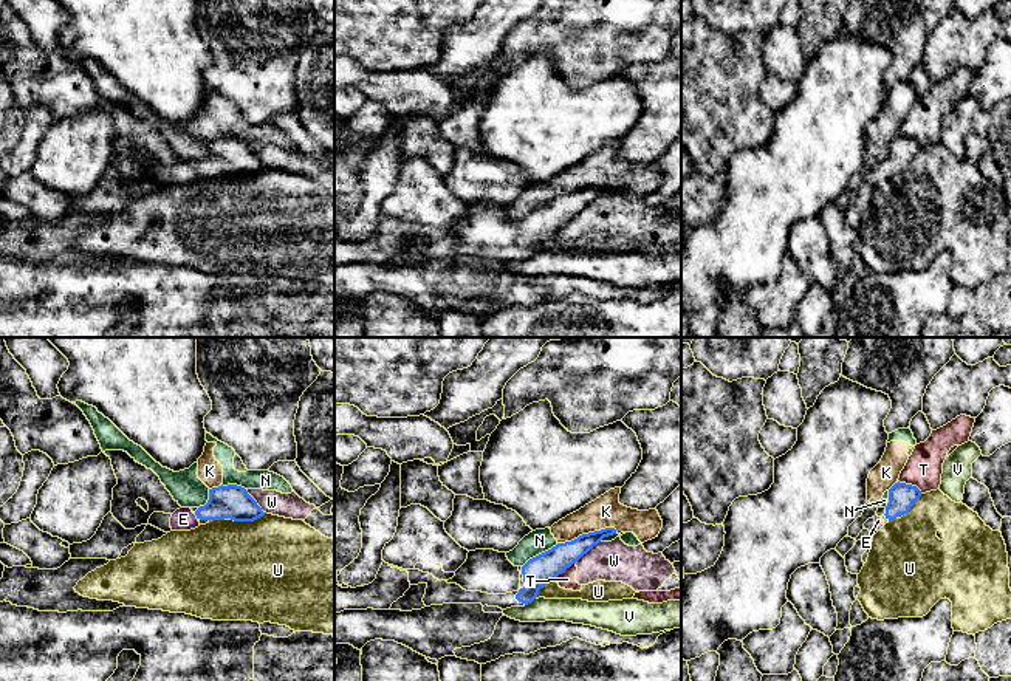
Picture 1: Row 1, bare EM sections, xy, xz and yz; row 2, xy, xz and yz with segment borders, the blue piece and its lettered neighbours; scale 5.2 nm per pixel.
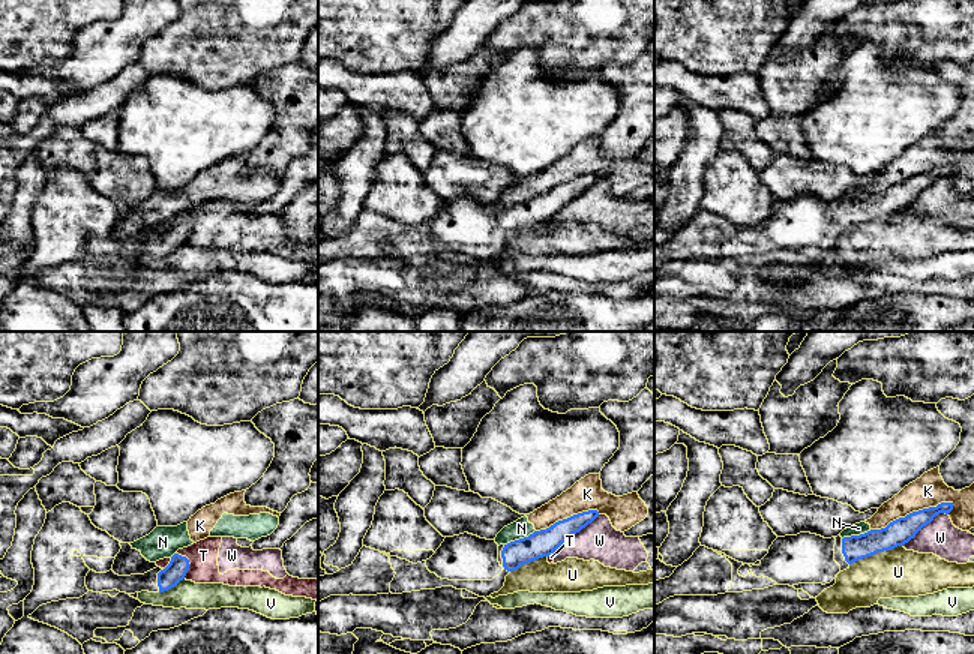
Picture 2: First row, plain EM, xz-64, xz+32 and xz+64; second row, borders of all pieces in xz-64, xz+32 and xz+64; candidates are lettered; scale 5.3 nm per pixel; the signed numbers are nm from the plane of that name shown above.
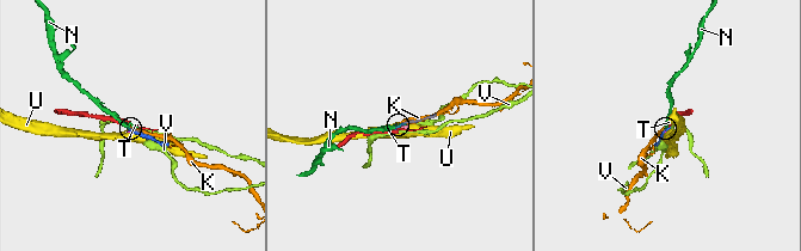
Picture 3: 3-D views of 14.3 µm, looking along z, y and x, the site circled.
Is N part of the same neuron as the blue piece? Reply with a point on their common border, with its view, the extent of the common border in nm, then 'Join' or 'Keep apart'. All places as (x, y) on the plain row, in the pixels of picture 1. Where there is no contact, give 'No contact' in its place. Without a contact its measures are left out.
Touches blue at xz (539, 208). Shared border 220 nm. Keep apart

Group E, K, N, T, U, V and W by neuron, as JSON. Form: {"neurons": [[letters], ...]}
{"neurons": [["E"], ["K", "N"], ["T", "W"], ["U"], ["V"]]}

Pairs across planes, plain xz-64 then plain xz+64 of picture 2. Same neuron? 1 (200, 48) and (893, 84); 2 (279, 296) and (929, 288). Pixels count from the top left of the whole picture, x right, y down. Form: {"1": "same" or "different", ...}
{"1": "different", "2": "different"}

